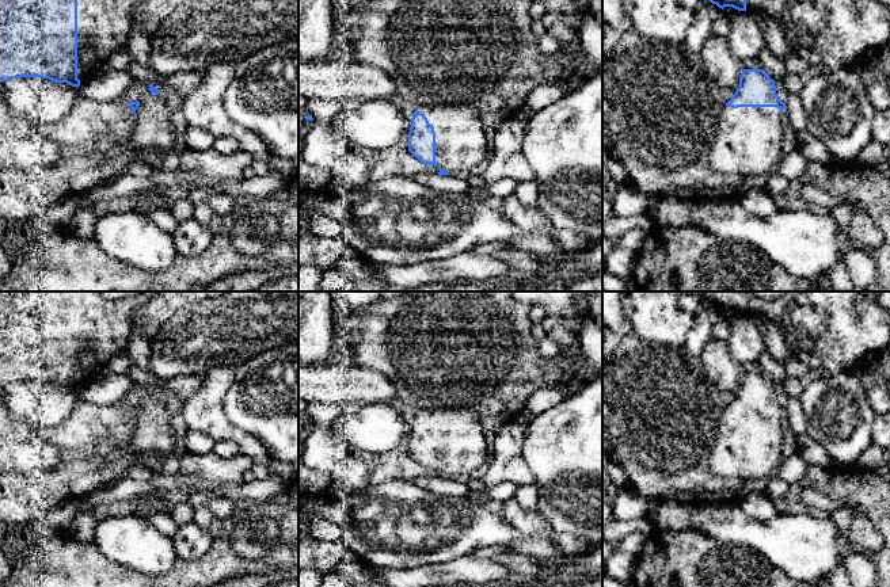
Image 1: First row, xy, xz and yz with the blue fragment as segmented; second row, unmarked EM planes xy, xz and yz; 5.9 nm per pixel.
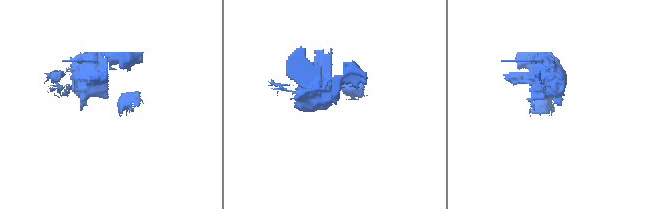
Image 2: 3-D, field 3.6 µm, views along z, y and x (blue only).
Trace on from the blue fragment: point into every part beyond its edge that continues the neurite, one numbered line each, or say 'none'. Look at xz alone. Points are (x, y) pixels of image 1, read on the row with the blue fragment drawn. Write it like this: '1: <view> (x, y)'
1: xz (460, 140)

